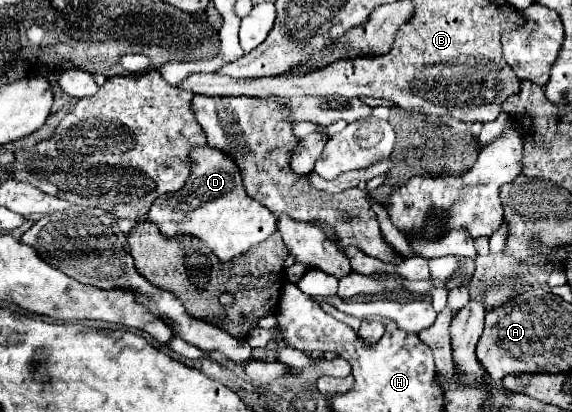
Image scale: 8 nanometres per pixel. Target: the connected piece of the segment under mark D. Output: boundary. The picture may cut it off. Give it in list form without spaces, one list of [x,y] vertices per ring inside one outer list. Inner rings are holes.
[[[202,147],[192,153],[192,159],[194,159],[192,175],[186,181],[186,185],[182,187],[182,191],[174,193],[174,197],[158,197],[158,201],[154,201],[154,205],[150,207],[150,213],[146,213],[146,219],[150,223],[154,223],[164,237],[178,239],[178,237],[188,235],[188,237],[200,239],[202,243],[206,243],[212,249],[212,253],[220,261],[230,261],[230,259],[234,259],[234,255],[246,253],[252,245],[262,243],[266,237],[270,237],[276,231],[276,217],[272,215],[272,211],[268,211],[262,203],[254,201],[244,191],[238,167],[228,155],[224,155],[222,151],[212,149],[212,147]]]

